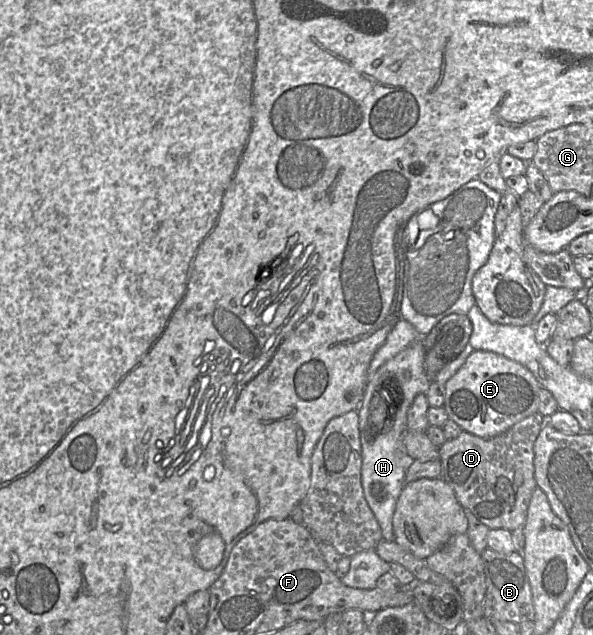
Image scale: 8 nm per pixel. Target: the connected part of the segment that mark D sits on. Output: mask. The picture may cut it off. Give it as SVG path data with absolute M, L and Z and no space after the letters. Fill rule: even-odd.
M539 412L517 422L507 431L492 437L482 438L466 431L446 442L439 448L442 466L441 477L454 491L456 499L464 510L469 510L480 522L490 529L514 531L524 526L532 494L537 487L534 468L534 445L541 430L546 425L546 418ZM500 477L507 478L515 492L514 501L506 501L496 493L496 483Z

